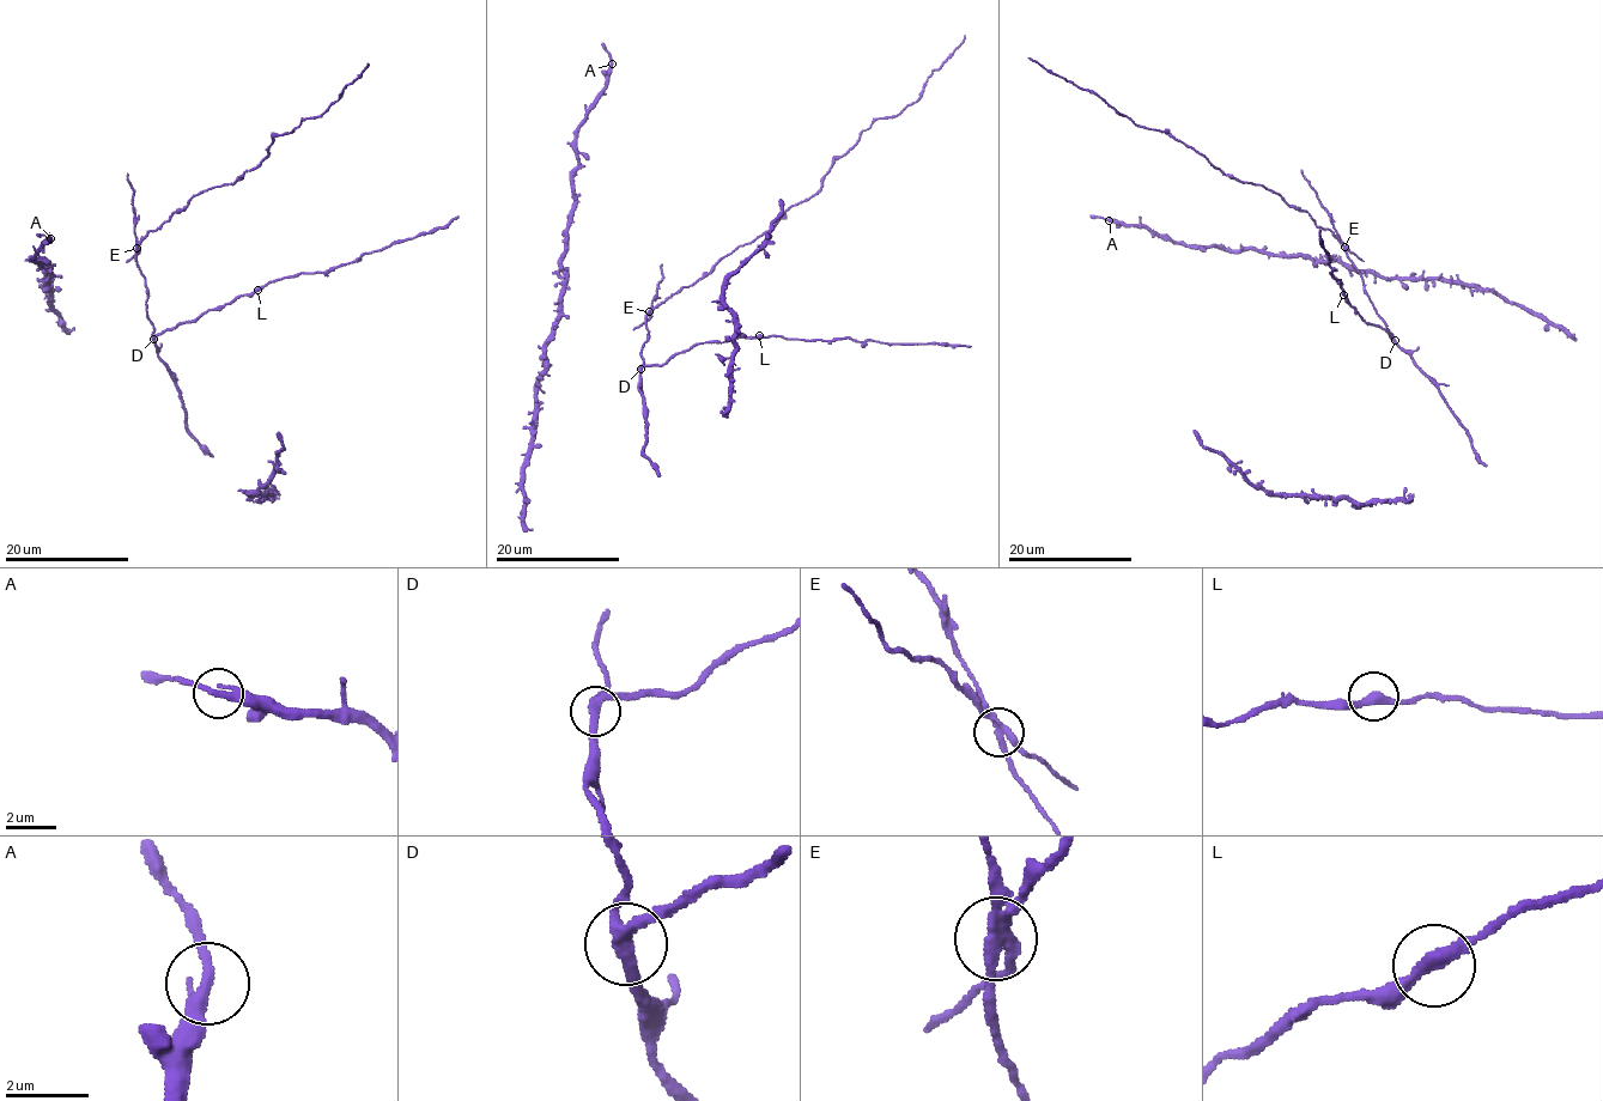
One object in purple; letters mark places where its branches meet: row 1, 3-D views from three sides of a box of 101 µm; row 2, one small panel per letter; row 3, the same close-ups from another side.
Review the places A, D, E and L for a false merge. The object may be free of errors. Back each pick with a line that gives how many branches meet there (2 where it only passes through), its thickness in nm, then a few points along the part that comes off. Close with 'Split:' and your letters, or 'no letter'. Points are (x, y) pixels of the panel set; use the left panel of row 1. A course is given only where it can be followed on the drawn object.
E: branches 3; calibre 240 nm; course (137, 249), (193, 196), (232, 184), (260, 164), (274, 135), (320, 116), (368, 62)
Split: E

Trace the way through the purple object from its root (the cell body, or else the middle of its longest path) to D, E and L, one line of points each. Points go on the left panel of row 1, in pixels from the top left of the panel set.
D: (147, 311), (153, 339)
E: (147, 311), (147, 286), (137, 265), (137, 249)
L: (147, 311), (155, 333), (159, 334), (180, 323), (196, 321), (210, 310), (220, 310), (257, 290)

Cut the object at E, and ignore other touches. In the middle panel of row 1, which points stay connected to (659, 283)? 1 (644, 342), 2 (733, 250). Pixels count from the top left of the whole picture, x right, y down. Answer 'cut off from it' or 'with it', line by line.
1: cut off from it
2: with it

